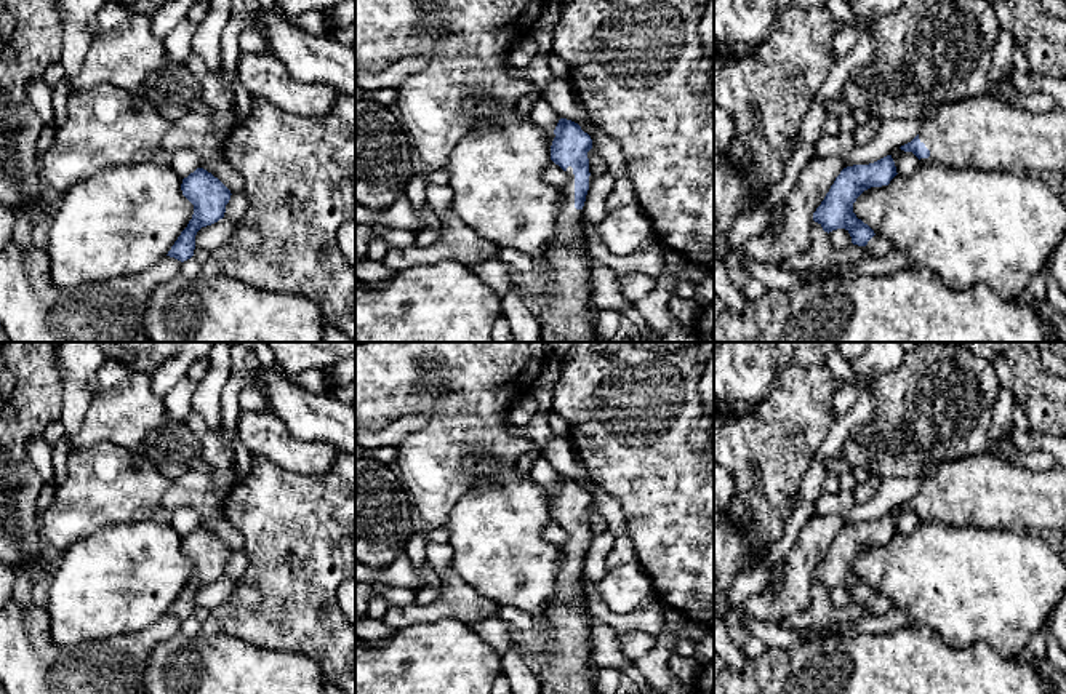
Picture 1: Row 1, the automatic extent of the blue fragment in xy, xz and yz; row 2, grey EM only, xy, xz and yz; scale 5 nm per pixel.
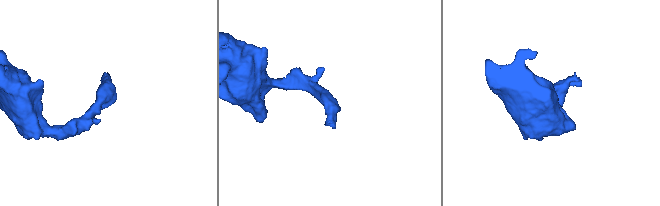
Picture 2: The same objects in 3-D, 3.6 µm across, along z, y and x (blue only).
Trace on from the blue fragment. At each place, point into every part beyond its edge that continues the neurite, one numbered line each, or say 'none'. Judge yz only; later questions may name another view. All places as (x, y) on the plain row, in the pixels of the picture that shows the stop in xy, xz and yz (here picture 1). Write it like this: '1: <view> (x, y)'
1: yz (985, 491)

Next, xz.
1: xz (565, 626)

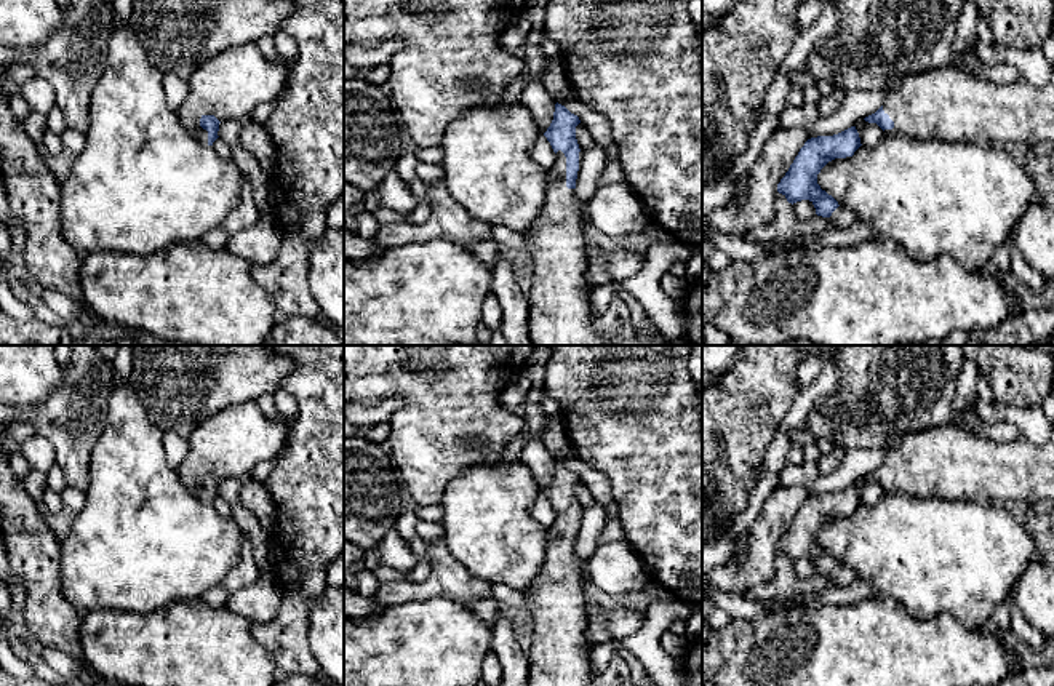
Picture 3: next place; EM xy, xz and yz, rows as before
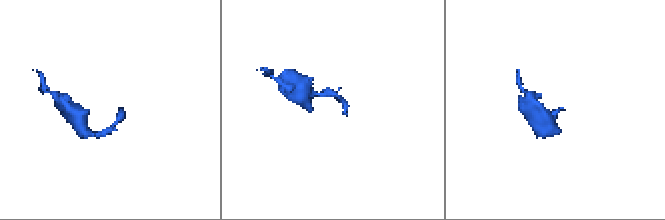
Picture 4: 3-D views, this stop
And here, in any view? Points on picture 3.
1: xy (229, 443)

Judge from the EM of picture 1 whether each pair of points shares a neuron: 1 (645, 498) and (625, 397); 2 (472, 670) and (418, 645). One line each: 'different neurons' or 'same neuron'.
1: same neuron
2: same neuron

